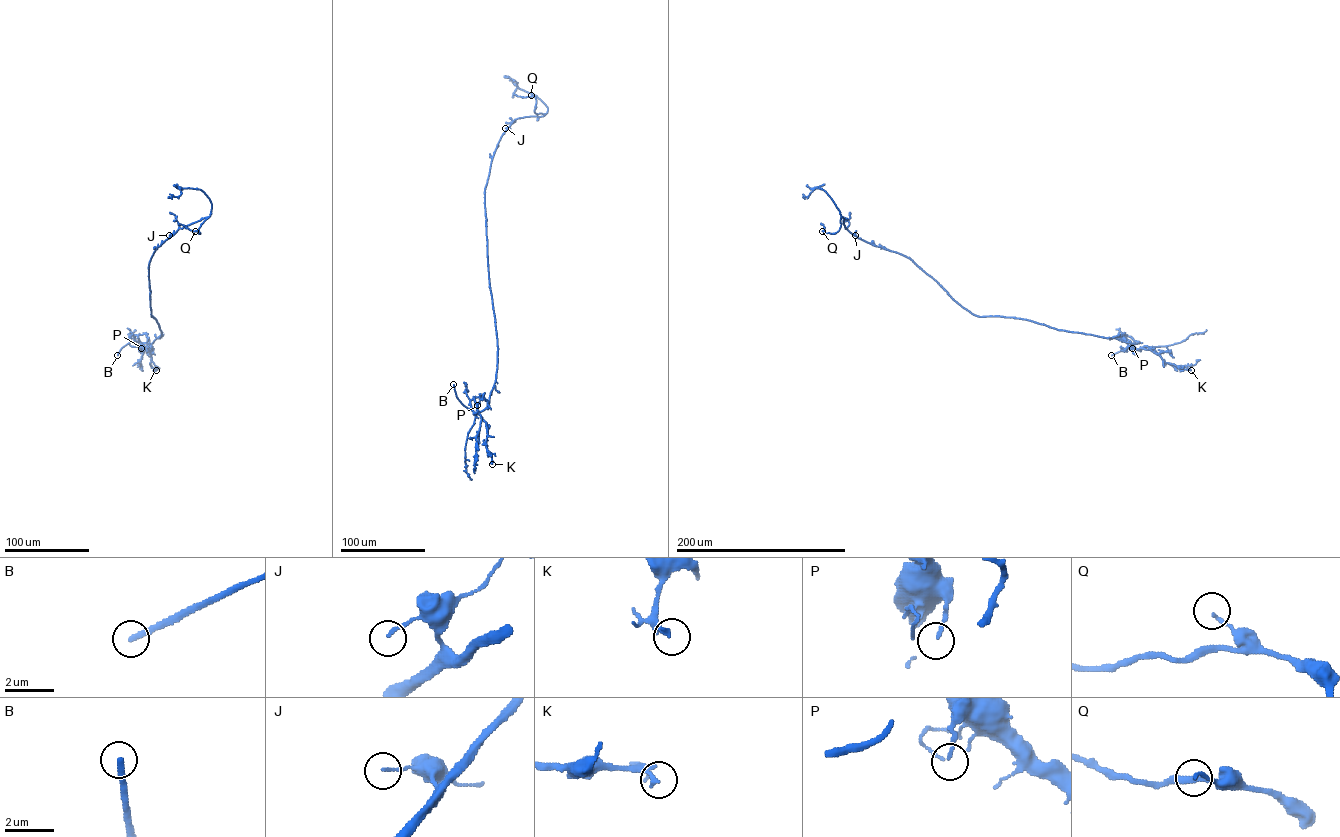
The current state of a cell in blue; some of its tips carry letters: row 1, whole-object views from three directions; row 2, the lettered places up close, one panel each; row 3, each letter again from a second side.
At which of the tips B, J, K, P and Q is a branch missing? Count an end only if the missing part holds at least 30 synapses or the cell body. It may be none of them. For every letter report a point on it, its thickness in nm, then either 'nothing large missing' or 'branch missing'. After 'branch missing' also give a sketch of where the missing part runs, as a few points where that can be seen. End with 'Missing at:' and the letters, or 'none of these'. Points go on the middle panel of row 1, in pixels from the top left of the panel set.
B: (453, 384) | 240 nm | branch missing | (453, 384), (457, 375), (484, 371), (490, 363)
J: (505, 128) | 120 nm | branch missing
K: (492, 464) | 220 nm | nothing large missing
P: (477, 405) | 100 nm | nothing large missing
Q: (531, 95) | 120 nm | nothing large missing
Missing at: B, J

